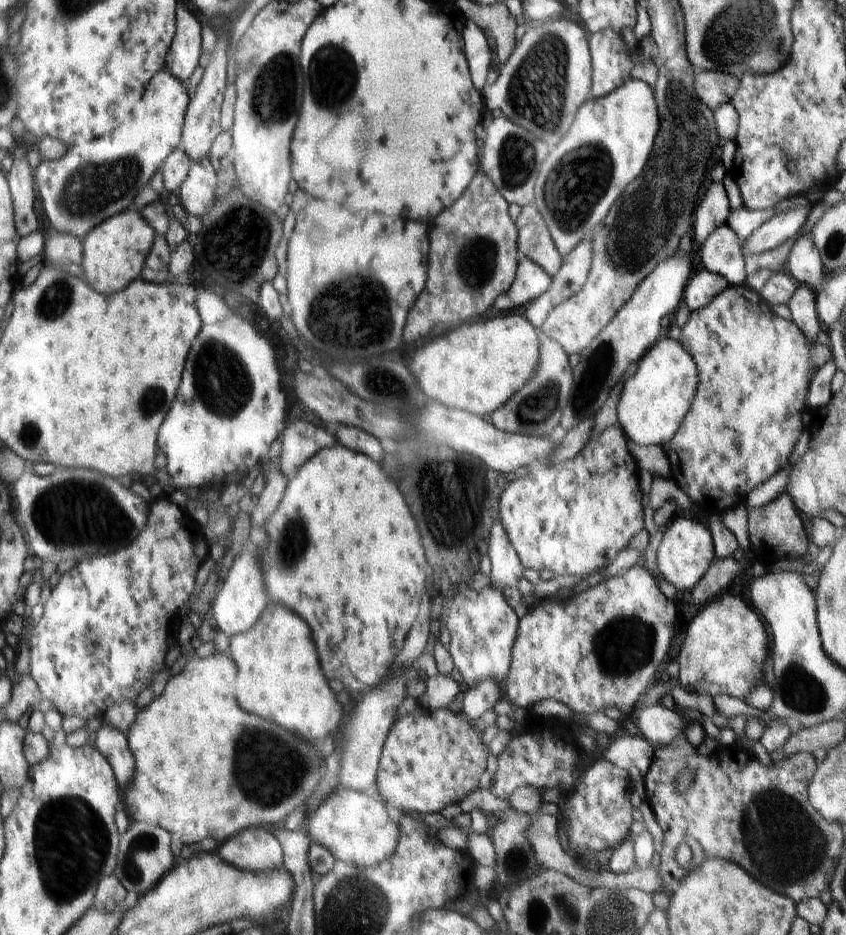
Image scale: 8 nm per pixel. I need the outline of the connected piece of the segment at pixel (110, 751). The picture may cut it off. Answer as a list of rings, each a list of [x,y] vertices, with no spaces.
[[[103,723],[97,732],[96,746],[111,762],[123,790],[130,787],[134,778],[134,756],[128,748],[126,735]]]

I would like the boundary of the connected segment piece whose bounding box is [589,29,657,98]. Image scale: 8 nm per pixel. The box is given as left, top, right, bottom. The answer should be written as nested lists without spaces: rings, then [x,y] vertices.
[[[604,29],[600,32],[592,33],[589,41],[589,49],[592,57],[592,88],[593,98],[603,97],[613,90],[624,86],[631,79],[631,72],[638,65],[643,65],[646,61],[654,60],[657,56],[657,44],[652,38],[645,38],[643,45],[636,46],[635,49],[628,49],[623,37],[615,30]]]

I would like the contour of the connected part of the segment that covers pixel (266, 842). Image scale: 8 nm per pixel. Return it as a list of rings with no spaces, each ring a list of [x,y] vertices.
[[[262,827],[244,829],[218,848],[219,860],[240,870],[274,872],[283,870],[283,850],[272,831]]]

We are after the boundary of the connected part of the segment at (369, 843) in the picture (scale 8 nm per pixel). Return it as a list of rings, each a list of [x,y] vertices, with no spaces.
[[[342,786],[322,801],[317,810],[307,816],[307,833],[311,844],[322,844],[338,861],[362,868],[386,860],[398,844],[399,826],[390,818],[388,808],[381,799]]]

